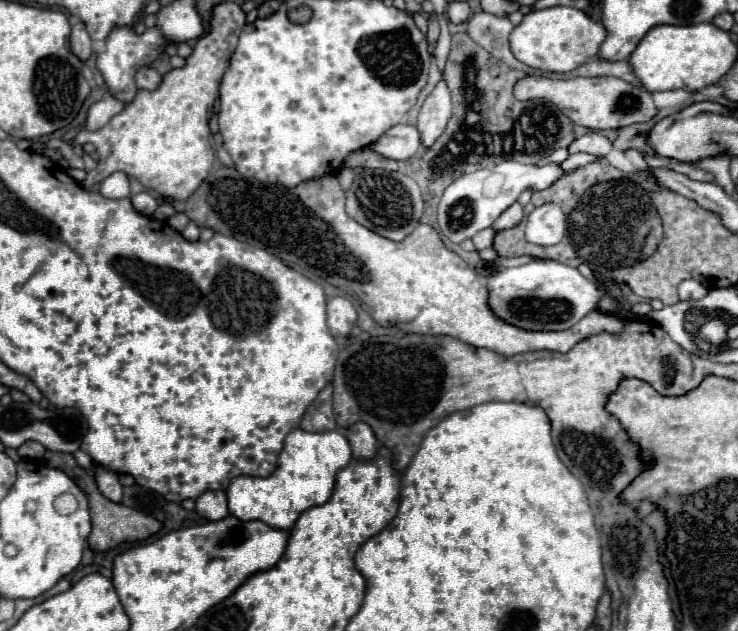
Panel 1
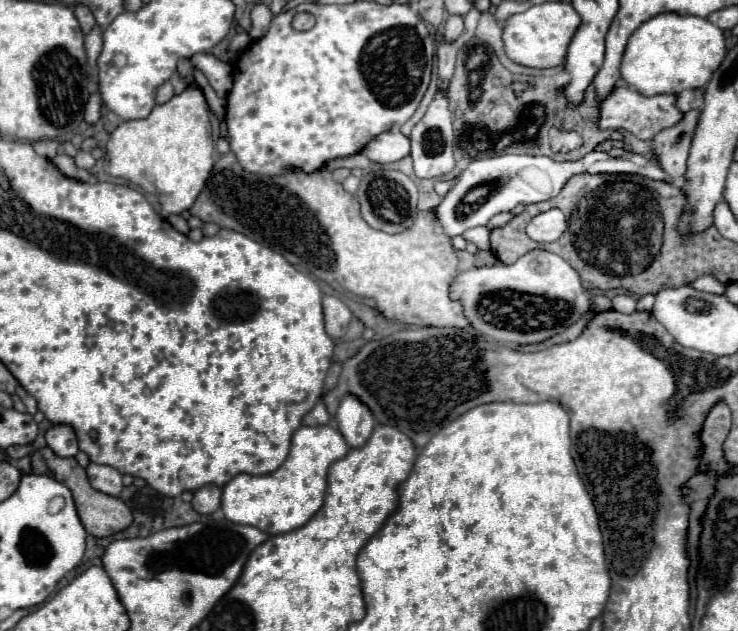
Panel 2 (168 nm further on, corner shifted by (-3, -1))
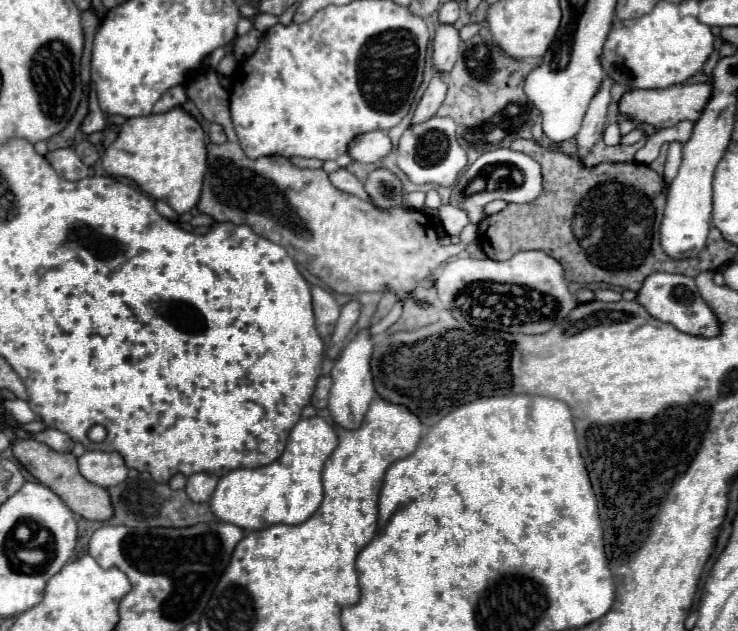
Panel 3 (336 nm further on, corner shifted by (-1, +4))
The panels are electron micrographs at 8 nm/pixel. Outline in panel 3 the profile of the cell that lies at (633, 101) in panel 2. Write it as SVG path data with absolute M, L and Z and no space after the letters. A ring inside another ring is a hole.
M682 83L682 85L672 85L668 89L646 89L646 91L634 89L622 97L620 111L630 115L632 119L650 123L656 129L664 129L664 127L674 127L682 119L698 121L710 97L712 97L712 83L690 83L690 85Z

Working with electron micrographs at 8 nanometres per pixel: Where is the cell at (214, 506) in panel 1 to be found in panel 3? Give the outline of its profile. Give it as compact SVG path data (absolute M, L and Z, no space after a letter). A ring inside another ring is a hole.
M194 473L194 475L190 475L188 481L186 481L188 497L196 503L208 501L208 495L212 495L212 491L216 489L216 479L218 479L218 475L214 475L214 473Z

